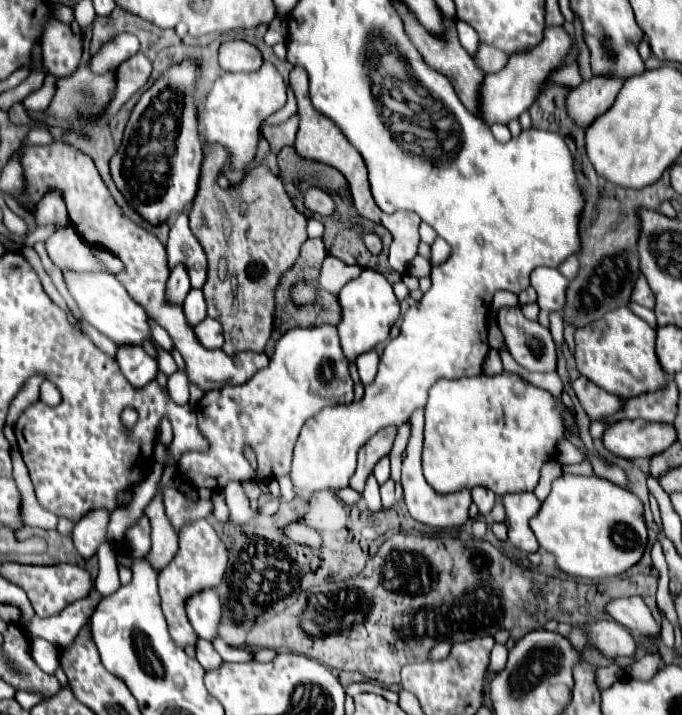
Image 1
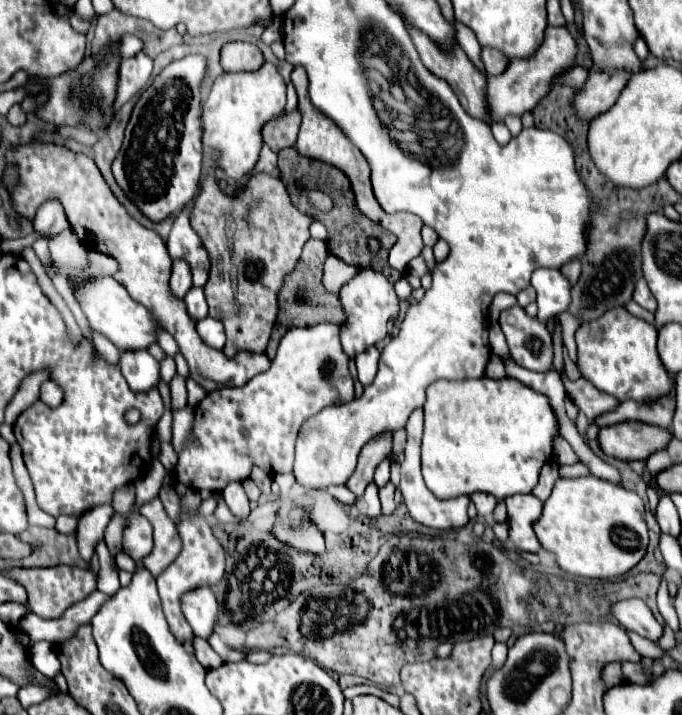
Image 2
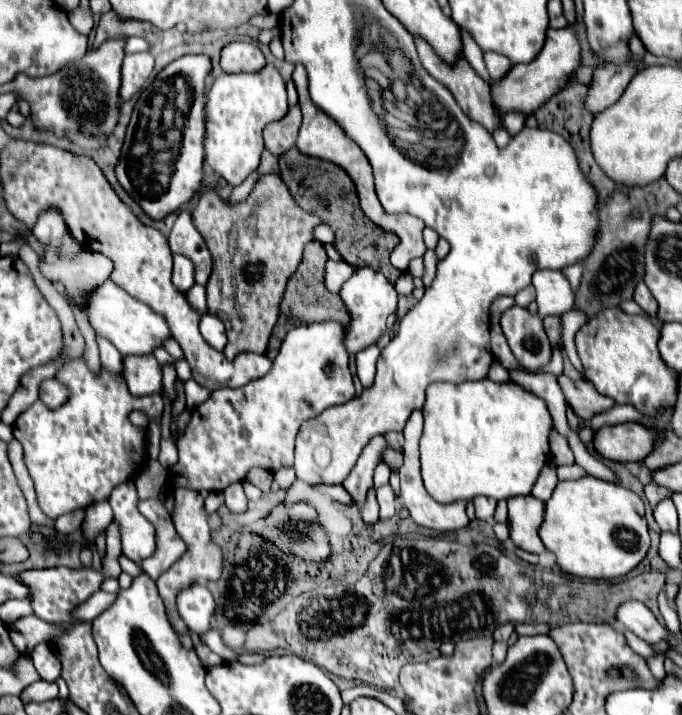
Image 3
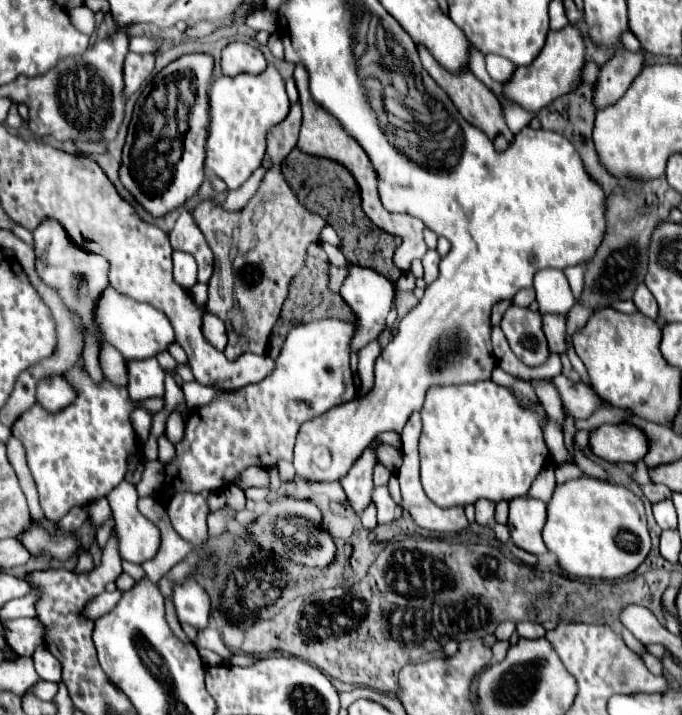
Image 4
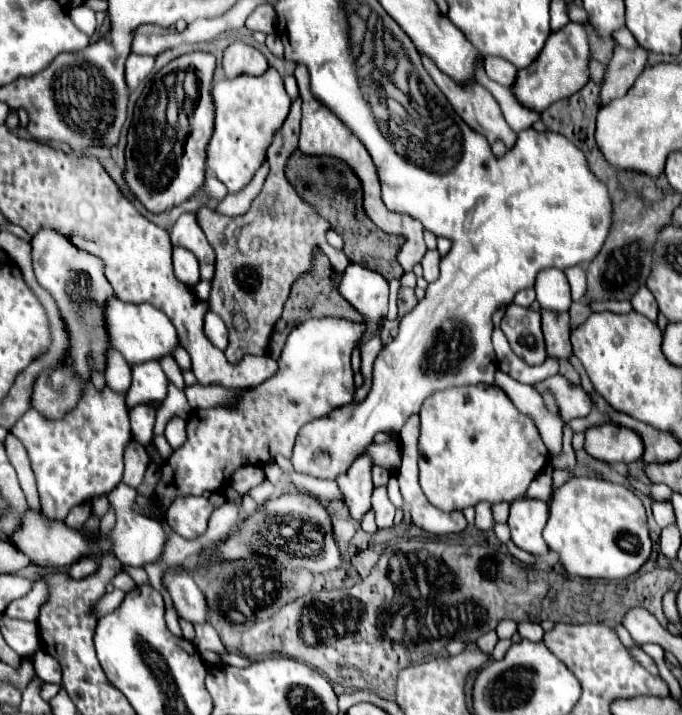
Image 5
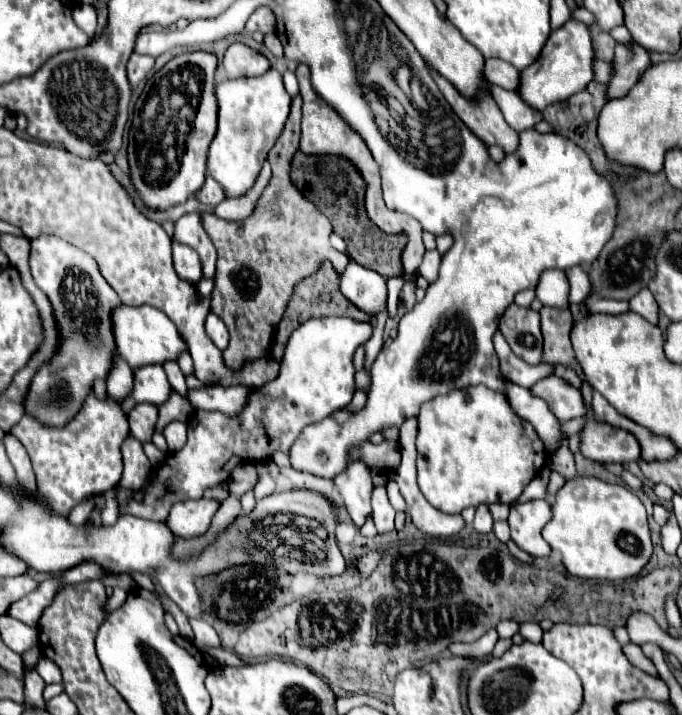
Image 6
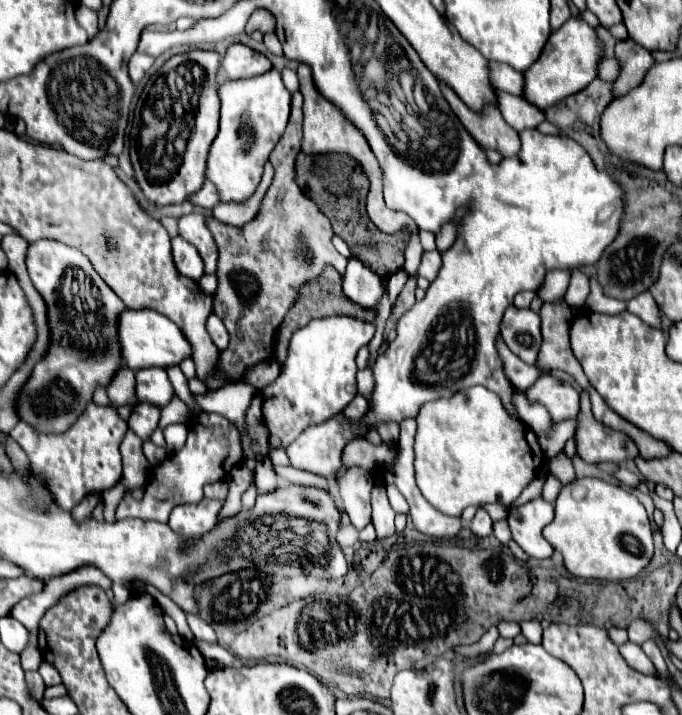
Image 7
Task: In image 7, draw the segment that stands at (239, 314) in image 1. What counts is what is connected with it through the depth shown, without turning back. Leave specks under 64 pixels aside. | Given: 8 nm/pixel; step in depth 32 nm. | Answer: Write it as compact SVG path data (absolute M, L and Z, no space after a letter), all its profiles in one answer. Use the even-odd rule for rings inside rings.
M296 92L292 96L292 112L286 126L286 132L280 138L274 150L272 150L269 161L274 167L274 180L268 188L268 192L262 198L260 212L252 222L248 222L244 228L236 228L230 224L224 224L216 220L214 216L206 218L208 230L214 236L214 242L218 246L218 288L214 292L214 314L222 318L230 332L230 344L226 350L220 352L220 374L210 378L208 388L220 388L226 378L236 380L240 378L254 362L262 362L272 358L274 338L280 322L284 320L288 308L296 300L298 286L310 278L316 278L322 268L326 266L326 256L330 254L330 238L332 238L332 226L330 220L318 210L318 206L302 194L298 184L294 182L294 158L300 153L300 140L302 140L302 94Z

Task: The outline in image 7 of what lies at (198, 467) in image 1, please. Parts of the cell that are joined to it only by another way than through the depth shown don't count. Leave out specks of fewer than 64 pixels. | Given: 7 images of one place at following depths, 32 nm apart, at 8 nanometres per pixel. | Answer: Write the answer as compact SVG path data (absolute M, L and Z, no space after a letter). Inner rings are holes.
M332 316L332 318L318 318L312 320L312 324L306 324L304 328L298 328L292 334L290 346L288 346L288 356L284 360L284 368L280 376L266 386L264 390L258 390L250 402L250 408L246 410L246 432L252 440L252 452L256 456L268 456L270 450L282 448L286 450L296 436L312 424L320 424L334 414L342 412L352 398L356 396L356 352L360 346L368 344L370 338L374 336L374 326L370 322L362 322L350 316ZM200 410L188 426L188 440L184 448L168 456L160 466L152 470L142 500L134 500L130 494L122 498L116 510L116 518L120 520L126 516L132 516L132 518L142 518L142 520L168 522L168 514L176 504L202 500L204 486L222 482L230 474L230 470L242 460L244 460L242 434L236 428L236 424L232 424L222 414L210 414L210 412Z

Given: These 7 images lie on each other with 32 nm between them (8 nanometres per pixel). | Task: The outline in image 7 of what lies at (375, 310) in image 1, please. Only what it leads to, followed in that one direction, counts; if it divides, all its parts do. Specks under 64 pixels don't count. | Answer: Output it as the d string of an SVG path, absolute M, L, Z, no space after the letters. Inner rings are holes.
M350 258L342 276L342 292L352 302L378 310L378 304L384 296L384 280L370 268L364 268L356 258Z

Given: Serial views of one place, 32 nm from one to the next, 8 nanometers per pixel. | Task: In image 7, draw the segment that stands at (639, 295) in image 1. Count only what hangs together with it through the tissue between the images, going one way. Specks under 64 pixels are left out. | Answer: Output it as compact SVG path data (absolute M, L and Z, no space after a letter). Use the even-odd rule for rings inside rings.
M642 292L640 296L632 298L628 302L628 312L640 316L646 324L650 324L654 328L660 328L660 312L658 312L658 306L652 300L650 292Z

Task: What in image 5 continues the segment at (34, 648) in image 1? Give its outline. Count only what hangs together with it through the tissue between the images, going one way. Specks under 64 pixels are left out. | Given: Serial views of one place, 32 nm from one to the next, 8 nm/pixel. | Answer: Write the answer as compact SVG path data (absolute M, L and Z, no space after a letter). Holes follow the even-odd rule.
M38 648L34 654L34 670L44 682L60 684L62 682L61 667L53 656L42 653L45 650Z

